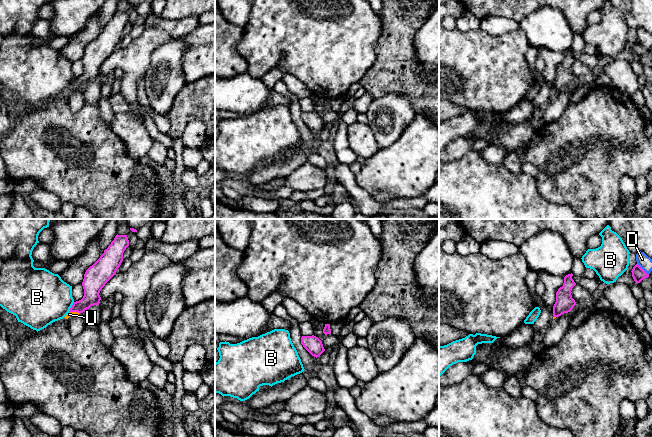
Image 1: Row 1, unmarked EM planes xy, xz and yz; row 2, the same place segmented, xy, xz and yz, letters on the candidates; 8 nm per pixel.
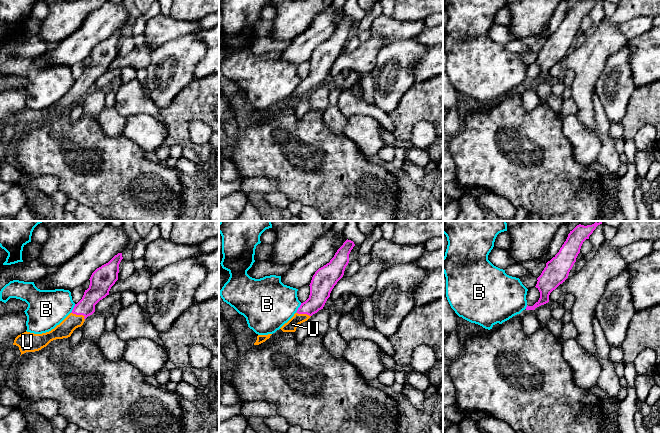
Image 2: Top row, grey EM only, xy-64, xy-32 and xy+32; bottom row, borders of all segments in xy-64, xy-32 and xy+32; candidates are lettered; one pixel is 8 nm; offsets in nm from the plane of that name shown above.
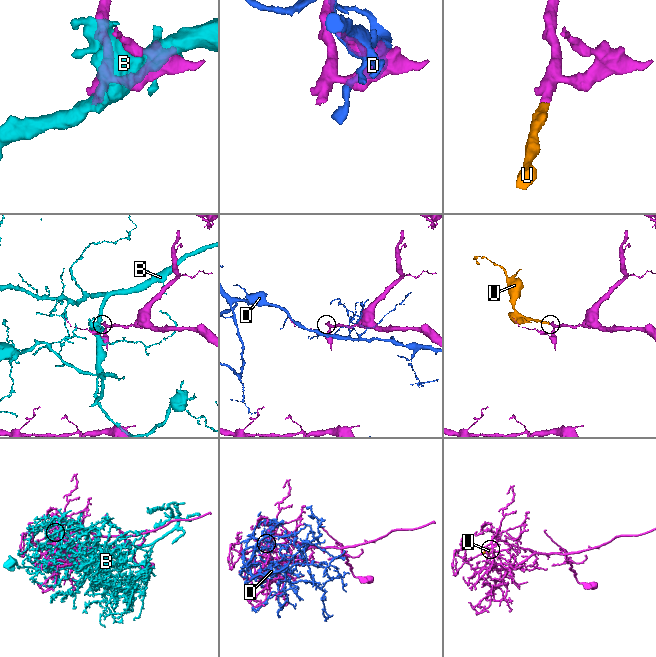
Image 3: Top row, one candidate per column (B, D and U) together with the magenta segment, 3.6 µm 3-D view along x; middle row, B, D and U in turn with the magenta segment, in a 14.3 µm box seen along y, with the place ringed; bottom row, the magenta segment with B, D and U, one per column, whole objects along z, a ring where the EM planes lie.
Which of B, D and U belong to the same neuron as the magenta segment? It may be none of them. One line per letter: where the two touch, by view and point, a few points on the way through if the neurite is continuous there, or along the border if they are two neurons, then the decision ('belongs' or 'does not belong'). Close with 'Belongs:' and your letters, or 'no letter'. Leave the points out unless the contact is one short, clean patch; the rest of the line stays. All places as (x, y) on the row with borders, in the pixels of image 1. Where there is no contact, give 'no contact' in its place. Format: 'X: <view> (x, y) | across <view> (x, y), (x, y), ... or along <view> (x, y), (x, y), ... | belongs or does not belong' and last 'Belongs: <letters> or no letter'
B: xy (71, 307) | does not belong
D: yz (642, 269) | does not belong
U: xy (74, 311) | across xy (92, 286), (91, 295), (74, 311), (69, 314) | belongs
Belongs: U

